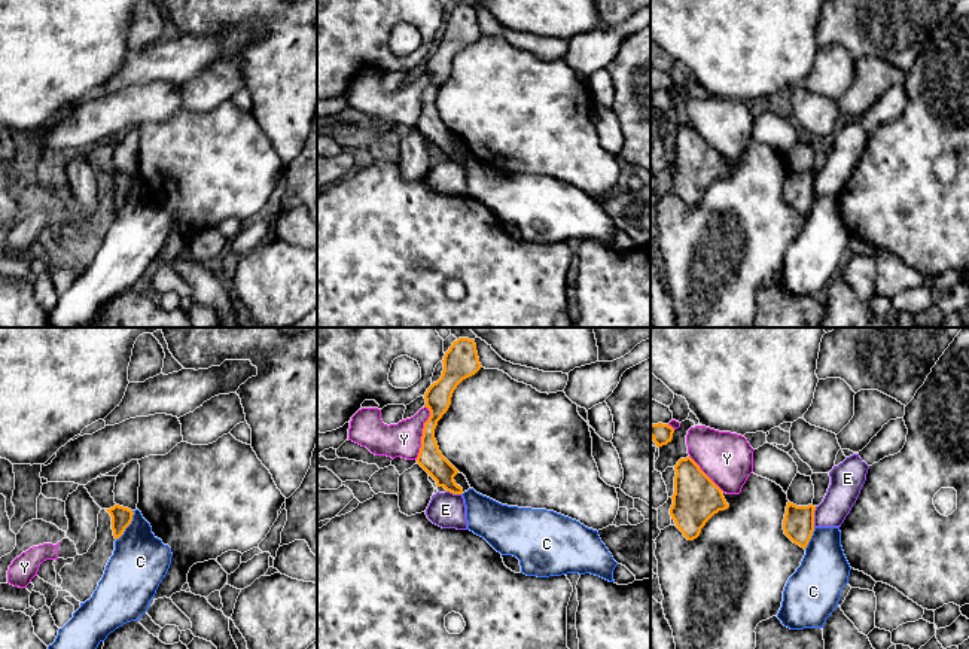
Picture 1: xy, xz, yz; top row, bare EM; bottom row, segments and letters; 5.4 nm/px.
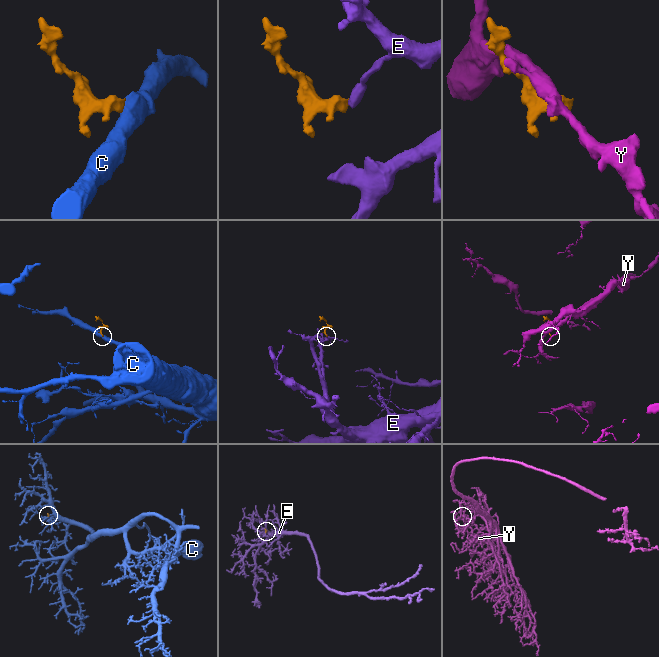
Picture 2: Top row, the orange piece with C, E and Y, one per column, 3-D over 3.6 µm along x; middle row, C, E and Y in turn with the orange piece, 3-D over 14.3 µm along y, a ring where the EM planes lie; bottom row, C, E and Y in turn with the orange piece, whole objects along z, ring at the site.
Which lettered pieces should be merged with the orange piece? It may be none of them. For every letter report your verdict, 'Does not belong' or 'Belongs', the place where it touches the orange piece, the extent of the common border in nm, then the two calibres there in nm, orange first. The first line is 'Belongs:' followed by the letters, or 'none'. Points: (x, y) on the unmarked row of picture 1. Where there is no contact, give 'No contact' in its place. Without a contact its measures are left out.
Belongs: none
C: Does not belong. Touches orange at xy (128, 191). Shared border 180 nm. Thickness 110 nm (orange) against 300 nm
E: Does not belong. Touches orange at yz (813, 183). Shared border 110 nm. Thickness 170 nm (orange) against 170 nm
Y: Does not belong. Touches orange at xz (423, 98). Shared border 300 nm. Thickness 140 nm (orange) against 190 nm

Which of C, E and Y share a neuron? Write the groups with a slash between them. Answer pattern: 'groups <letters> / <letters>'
groups C / E / Y

